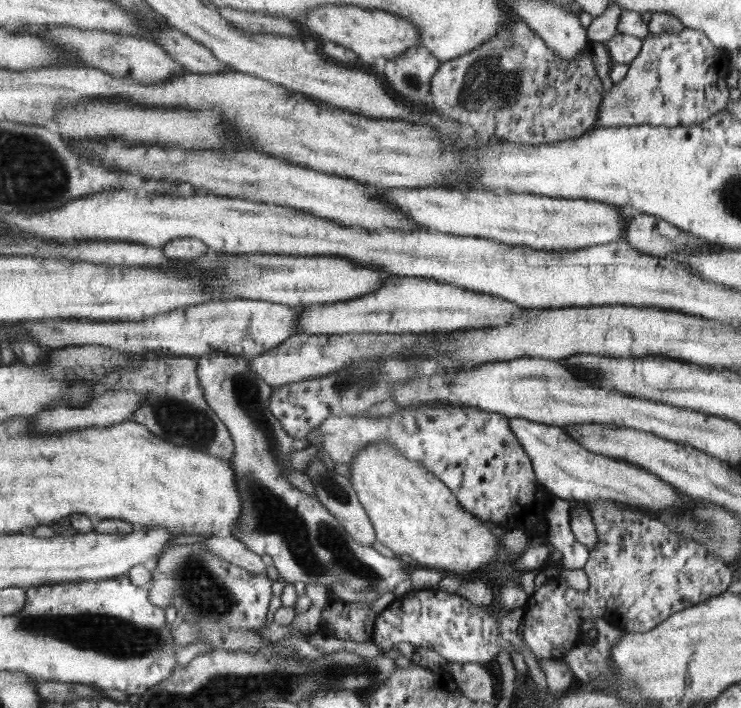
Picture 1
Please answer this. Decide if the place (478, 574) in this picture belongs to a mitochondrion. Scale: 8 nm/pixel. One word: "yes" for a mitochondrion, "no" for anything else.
no

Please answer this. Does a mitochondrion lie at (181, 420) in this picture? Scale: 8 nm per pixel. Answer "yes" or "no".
yes

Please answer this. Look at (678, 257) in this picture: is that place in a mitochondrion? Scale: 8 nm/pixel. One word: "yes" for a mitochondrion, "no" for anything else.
no

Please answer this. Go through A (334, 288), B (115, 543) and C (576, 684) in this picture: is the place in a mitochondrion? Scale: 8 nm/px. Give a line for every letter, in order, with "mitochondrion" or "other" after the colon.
A: other
B: other
C: other

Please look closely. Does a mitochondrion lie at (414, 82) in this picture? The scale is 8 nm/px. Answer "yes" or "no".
yes

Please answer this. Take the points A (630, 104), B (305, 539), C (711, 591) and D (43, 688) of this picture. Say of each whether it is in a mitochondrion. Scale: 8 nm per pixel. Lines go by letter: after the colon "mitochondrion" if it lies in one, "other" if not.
A: mitochondrion
B: mitochondrion
C: other
D: other

